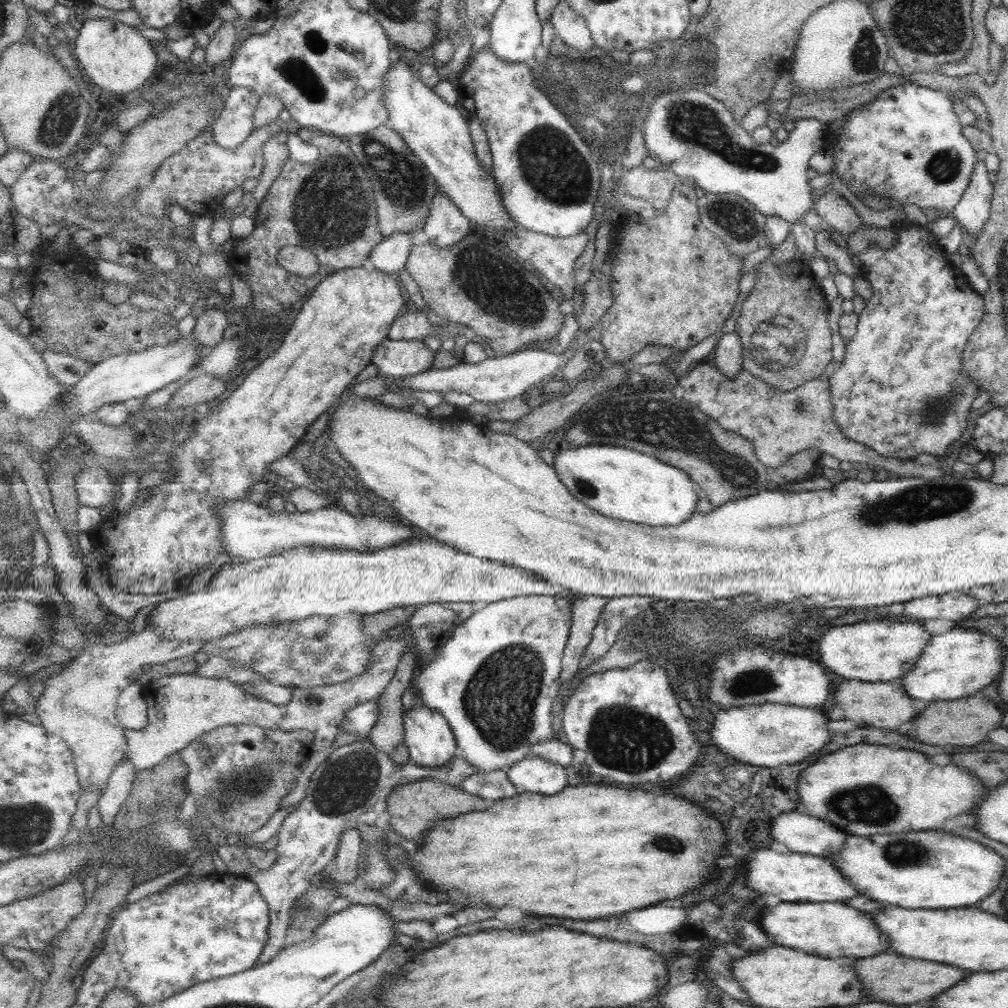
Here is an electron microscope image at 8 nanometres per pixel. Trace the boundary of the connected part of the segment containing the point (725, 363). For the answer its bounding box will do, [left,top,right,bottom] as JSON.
[714,332,742,380]

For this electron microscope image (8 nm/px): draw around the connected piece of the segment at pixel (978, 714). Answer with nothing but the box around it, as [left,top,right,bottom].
[904,695,1003,749]

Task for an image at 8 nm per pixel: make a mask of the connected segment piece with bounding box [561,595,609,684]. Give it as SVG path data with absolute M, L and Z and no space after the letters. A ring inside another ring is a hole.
M578 595L572 604L572 630L564 654L563 684L579 674L582 657L592 641L595 627L607 607L607 597Z

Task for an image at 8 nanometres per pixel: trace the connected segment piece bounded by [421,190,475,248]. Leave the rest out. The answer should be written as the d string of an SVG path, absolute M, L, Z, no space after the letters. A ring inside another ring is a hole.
M440 190L433 199L431 212L421 237L441 248L459 244L471 230L475 230L450 196Z

